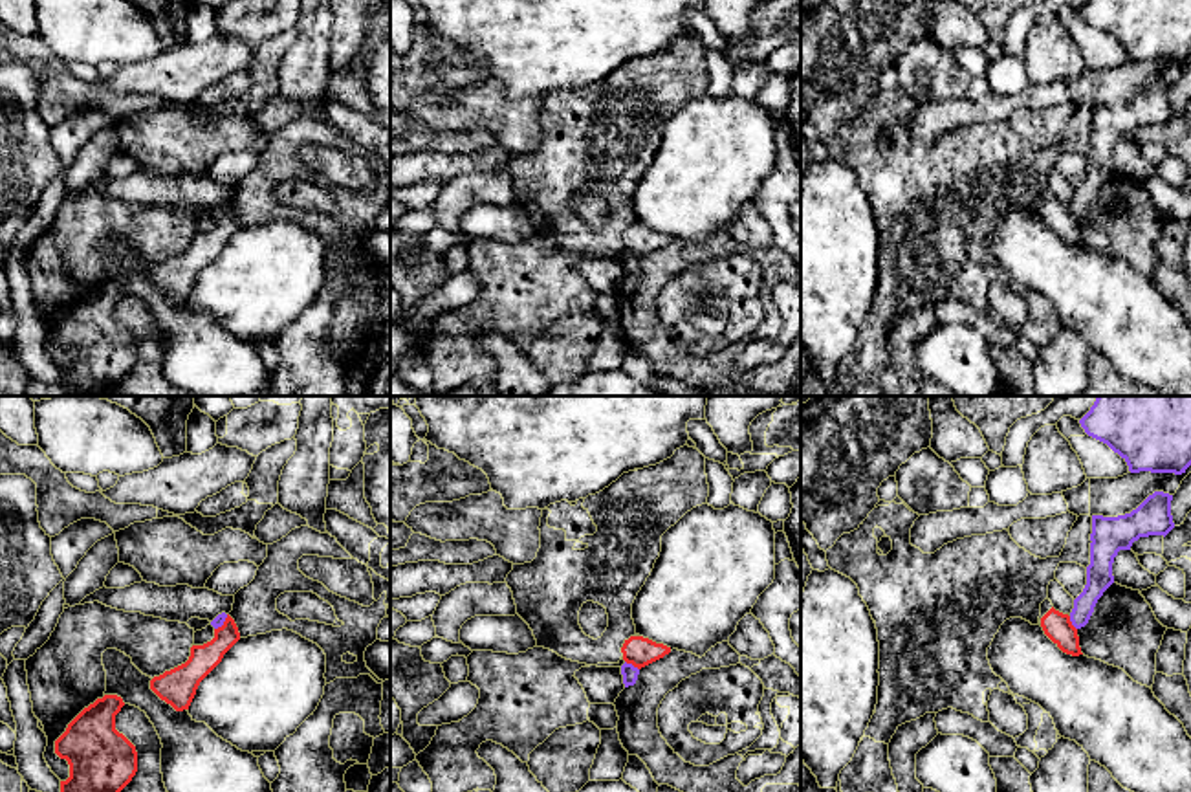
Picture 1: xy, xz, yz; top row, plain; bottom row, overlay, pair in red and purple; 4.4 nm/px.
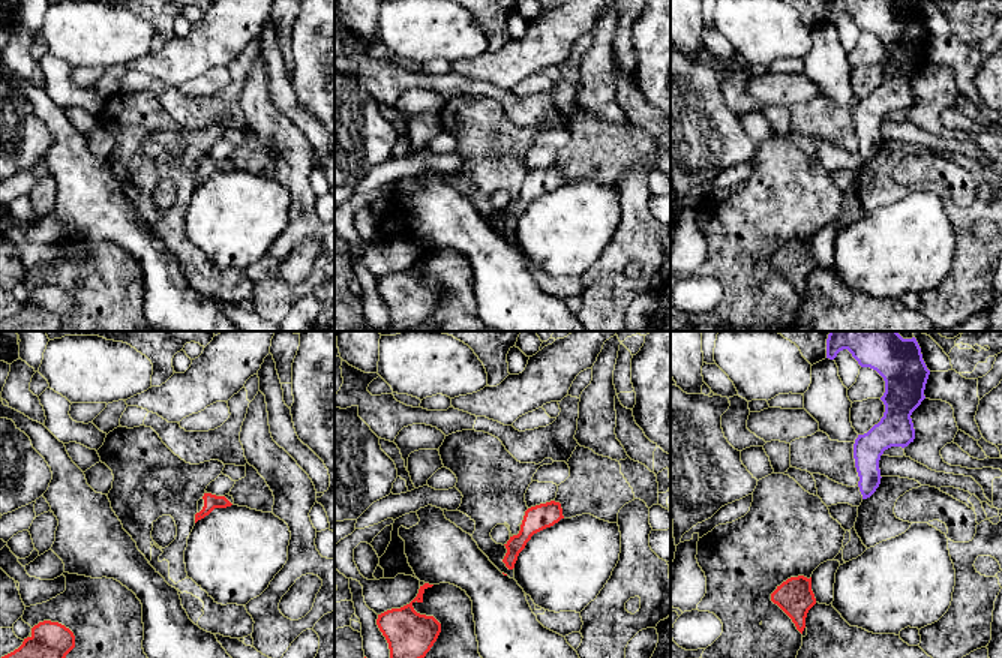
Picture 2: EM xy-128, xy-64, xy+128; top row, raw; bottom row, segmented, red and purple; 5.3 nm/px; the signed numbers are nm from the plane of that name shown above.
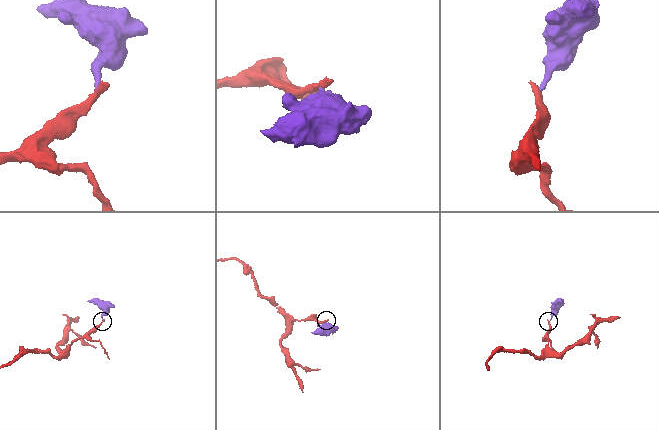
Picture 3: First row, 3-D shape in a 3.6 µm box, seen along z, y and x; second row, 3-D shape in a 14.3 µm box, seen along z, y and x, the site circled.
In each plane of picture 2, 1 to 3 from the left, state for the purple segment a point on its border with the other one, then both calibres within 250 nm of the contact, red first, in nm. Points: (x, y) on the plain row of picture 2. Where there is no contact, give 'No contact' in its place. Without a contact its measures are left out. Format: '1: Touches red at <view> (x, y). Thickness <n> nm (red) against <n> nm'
1: No contact
2: No contact
3: No contact

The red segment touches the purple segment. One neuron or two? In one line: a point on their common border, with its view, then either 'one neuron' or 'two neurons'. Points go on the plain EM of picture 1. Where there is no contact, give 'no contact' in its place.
xz (633, 253) | two neurons

